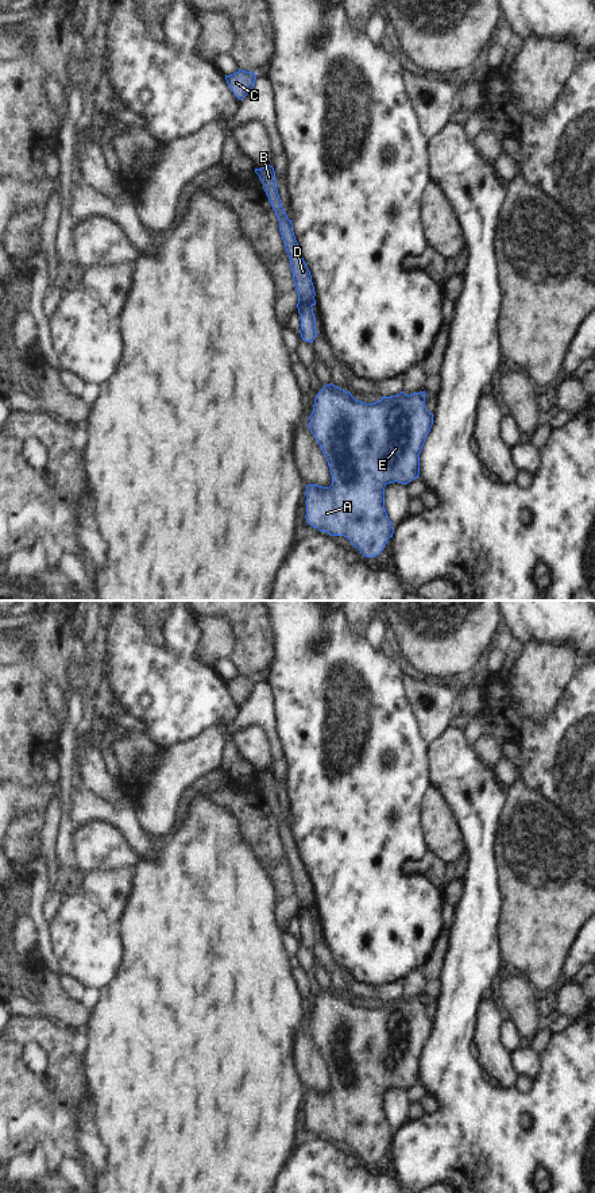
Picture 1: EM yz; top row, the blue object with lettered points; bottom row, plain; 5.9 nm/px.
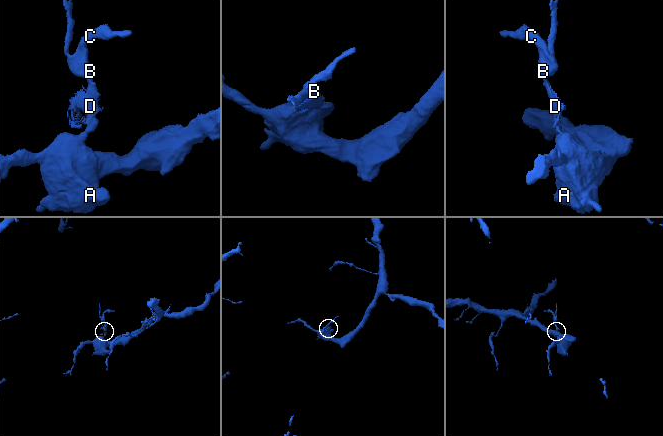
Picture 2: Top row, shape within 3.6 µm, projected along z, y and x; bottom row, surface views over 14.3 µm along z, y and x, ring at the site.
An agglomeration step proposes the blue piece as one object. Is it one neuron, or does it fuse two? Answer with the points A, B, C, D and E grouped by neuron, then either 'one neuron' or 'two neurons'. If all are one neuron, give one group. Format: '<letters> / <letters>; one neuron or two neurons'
A E / B C D; two neurons

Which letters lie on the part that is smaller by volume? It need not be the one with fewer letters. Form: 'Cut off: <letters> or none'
Cut off: B, C, D

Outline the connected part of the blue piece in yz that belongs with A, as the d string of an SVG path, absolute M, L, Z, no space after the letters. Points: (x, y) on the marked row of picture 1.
M329 383L314 398L313 412L309 416L309 429L320 444L332 475L332 484L306 486L306 522L320 532L331 536L344 536L366 557L379 555L394 528L385 509L385 487L389 483L407 484L420 475L420 452L433 425L433 414L425 406L425 391L410 395L401 391L397 395L382 397L380 401L366 404L358 401L351 393Z

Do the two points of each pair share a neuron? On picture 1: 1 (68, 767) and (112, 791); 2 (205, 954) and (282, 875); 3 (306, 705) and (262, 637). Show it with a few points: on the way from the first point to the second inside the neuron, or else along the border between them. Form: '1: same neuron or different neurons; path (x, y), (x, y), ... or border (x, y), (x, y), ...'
1: different neurons; border (73, 741), (77, 776)
2: different neurons; border (257, 856), (274, 883), (275, 911), (278, 914)
3: different neurons; border (271, 624), (274, 659), (265, 675)

